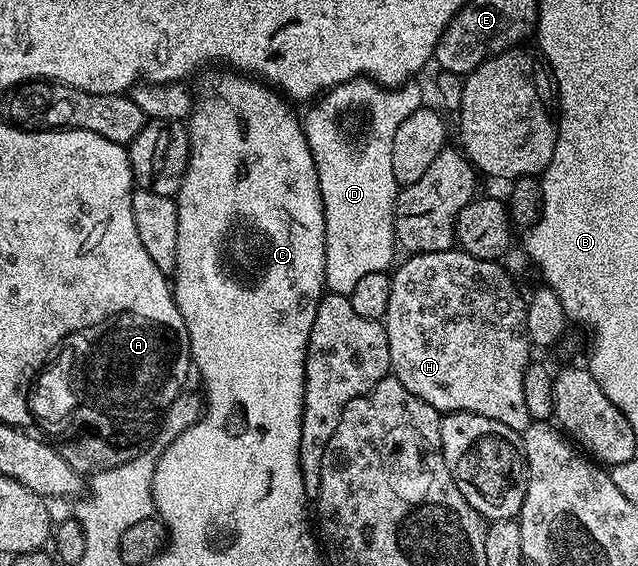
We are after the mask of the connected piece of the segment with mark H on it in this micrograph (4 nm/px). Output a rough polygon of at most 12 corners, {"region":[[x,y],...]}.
{"region":[[413,253],[382,318],[391,376],[523,434],[554,417],[500,261]]}

